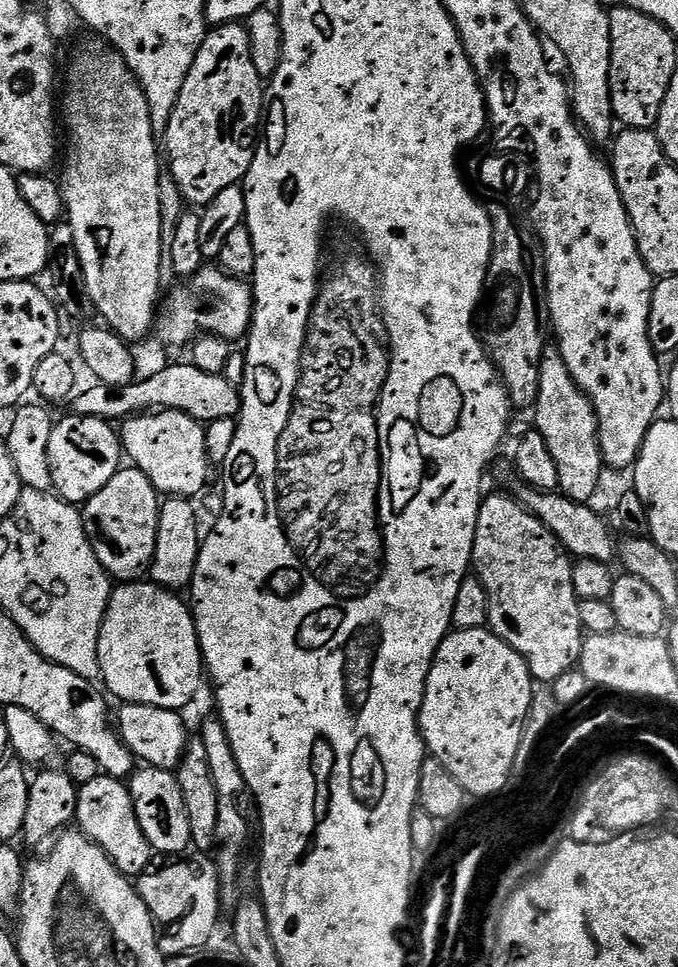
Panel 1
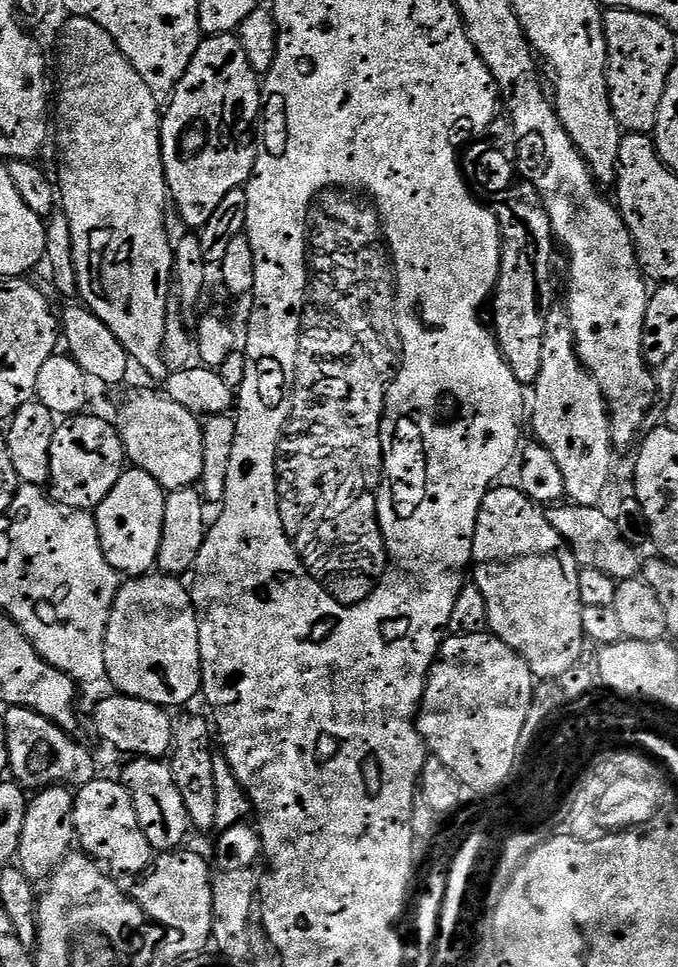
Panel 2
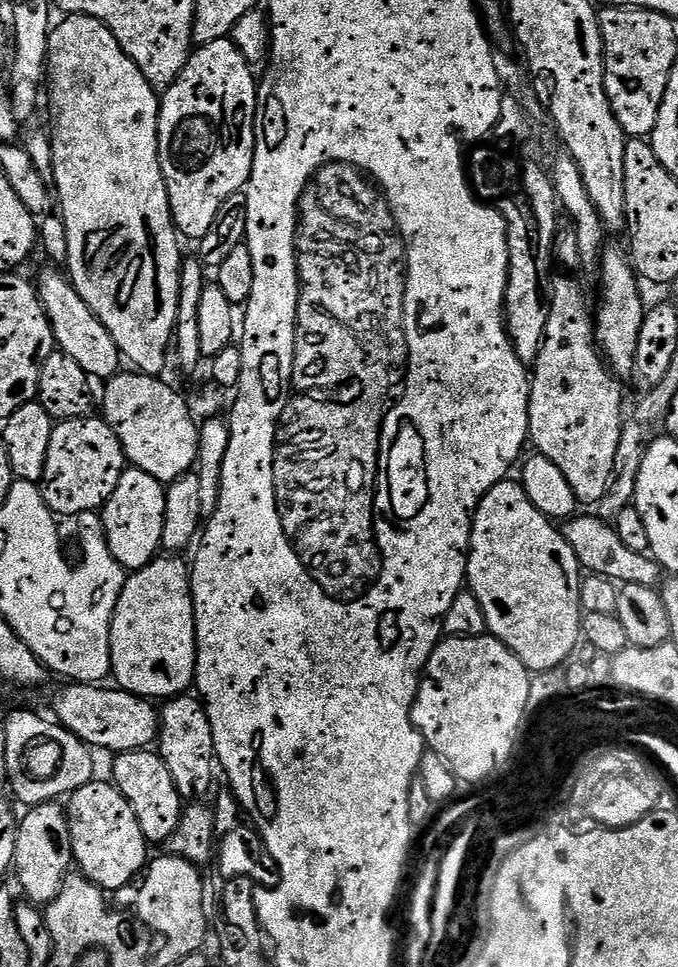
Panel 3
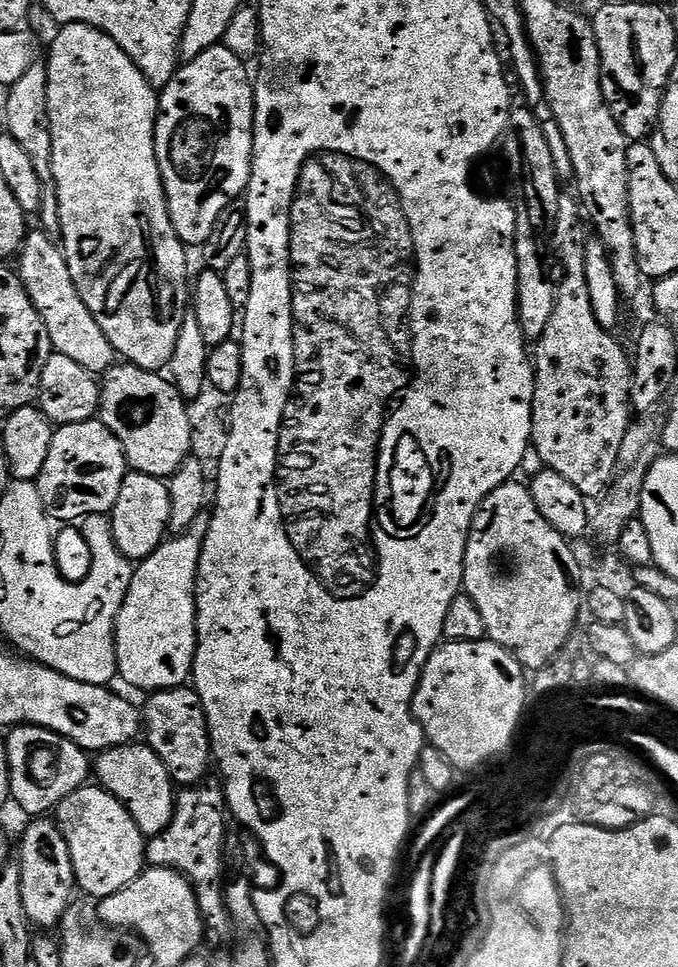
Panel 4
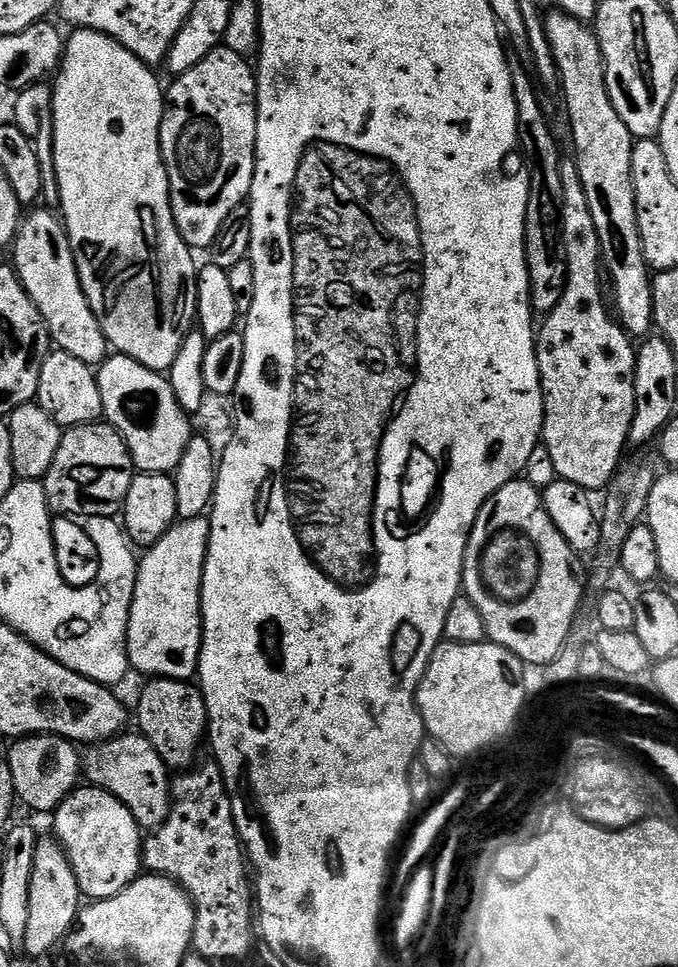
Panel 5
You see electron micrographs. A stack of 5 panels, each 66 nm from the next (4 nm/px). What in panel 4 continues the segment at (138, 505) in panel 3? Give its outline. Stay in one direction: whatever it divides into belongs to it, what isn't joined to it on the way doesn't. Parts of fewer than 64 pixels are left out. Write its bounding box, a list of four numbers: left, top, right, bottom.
[110,471,170,562]

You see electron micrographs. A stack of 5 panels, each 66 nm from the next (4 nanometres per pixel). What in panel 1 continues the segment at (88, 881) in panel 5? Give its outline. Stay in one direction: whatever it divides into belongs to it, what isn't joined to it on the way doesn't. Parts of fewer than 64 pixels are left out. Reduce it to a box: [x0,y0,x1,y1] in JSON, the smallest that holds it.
[75,774,153,878]

